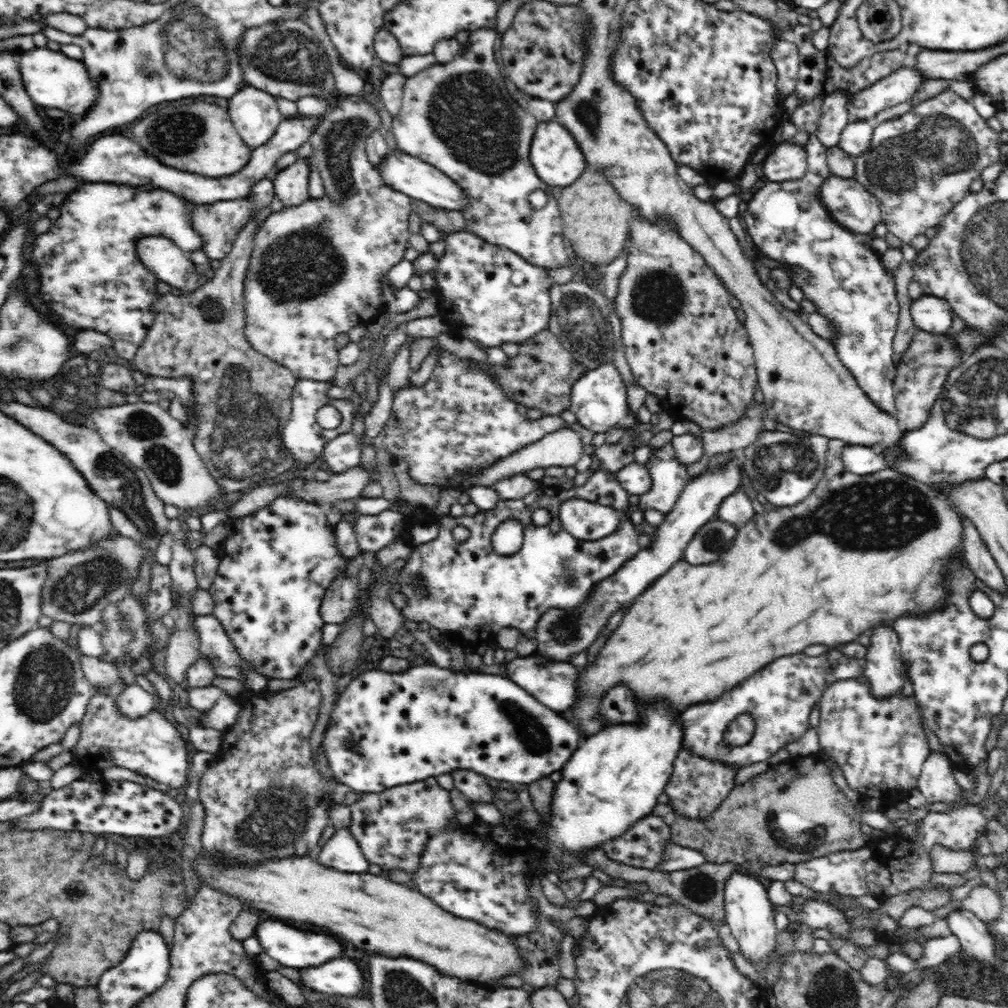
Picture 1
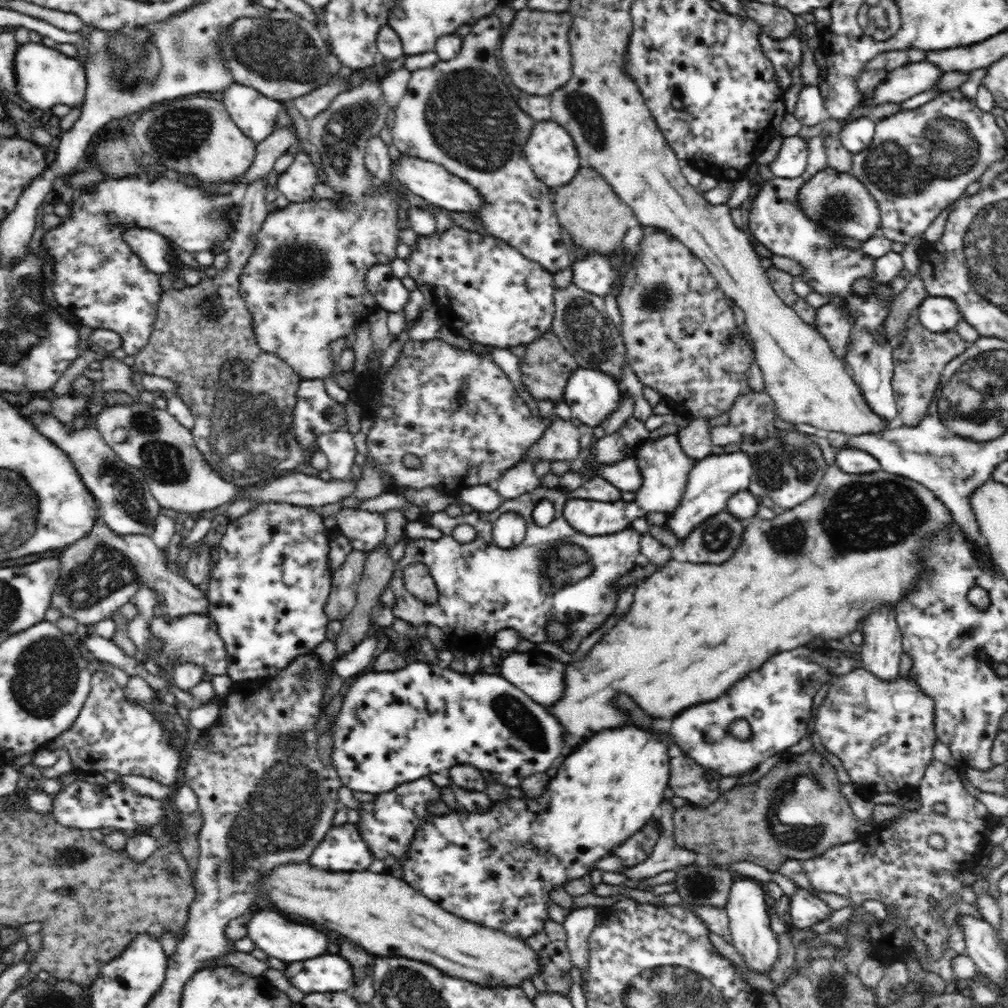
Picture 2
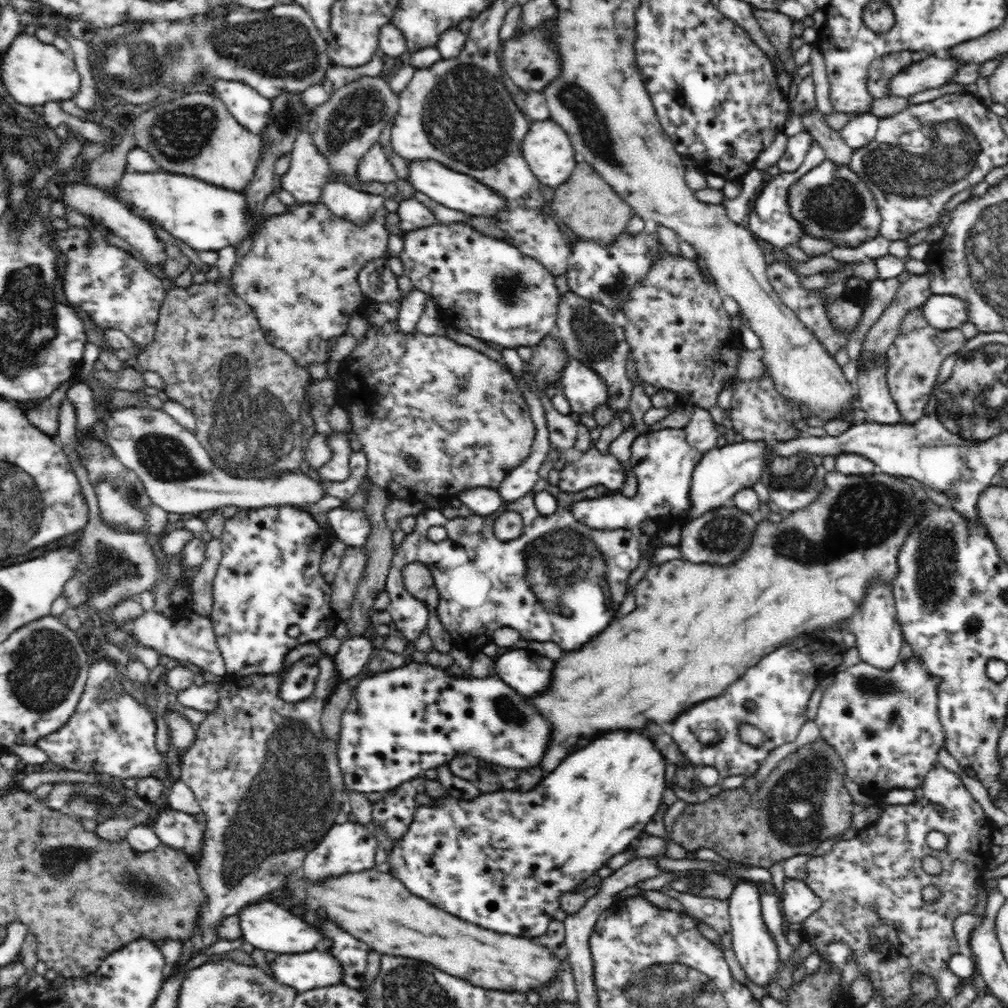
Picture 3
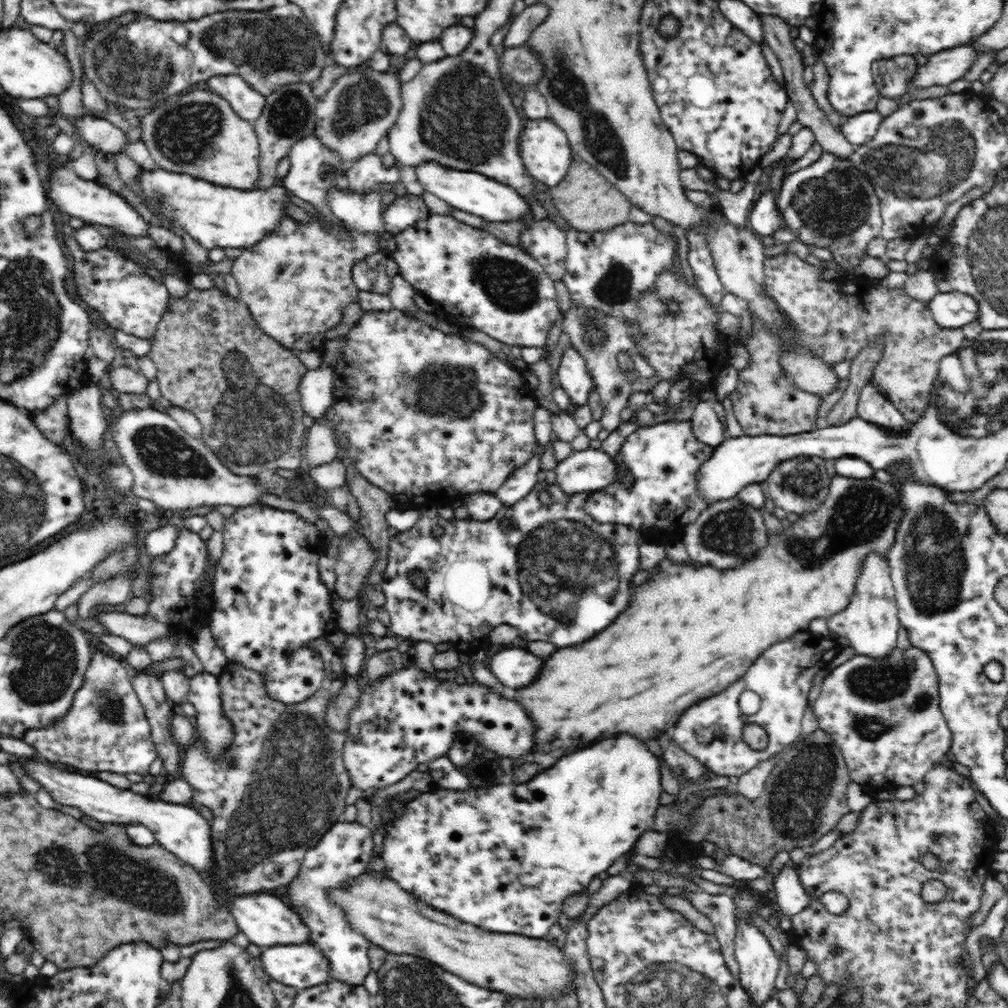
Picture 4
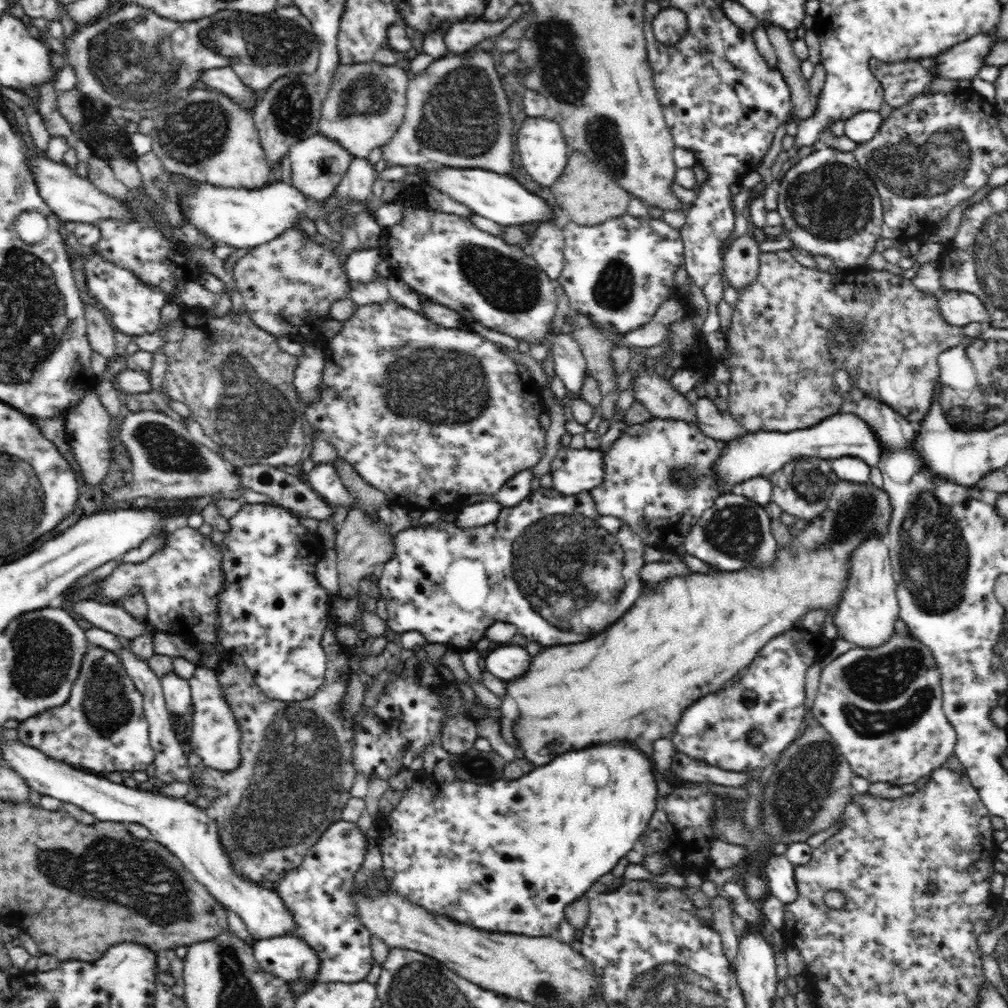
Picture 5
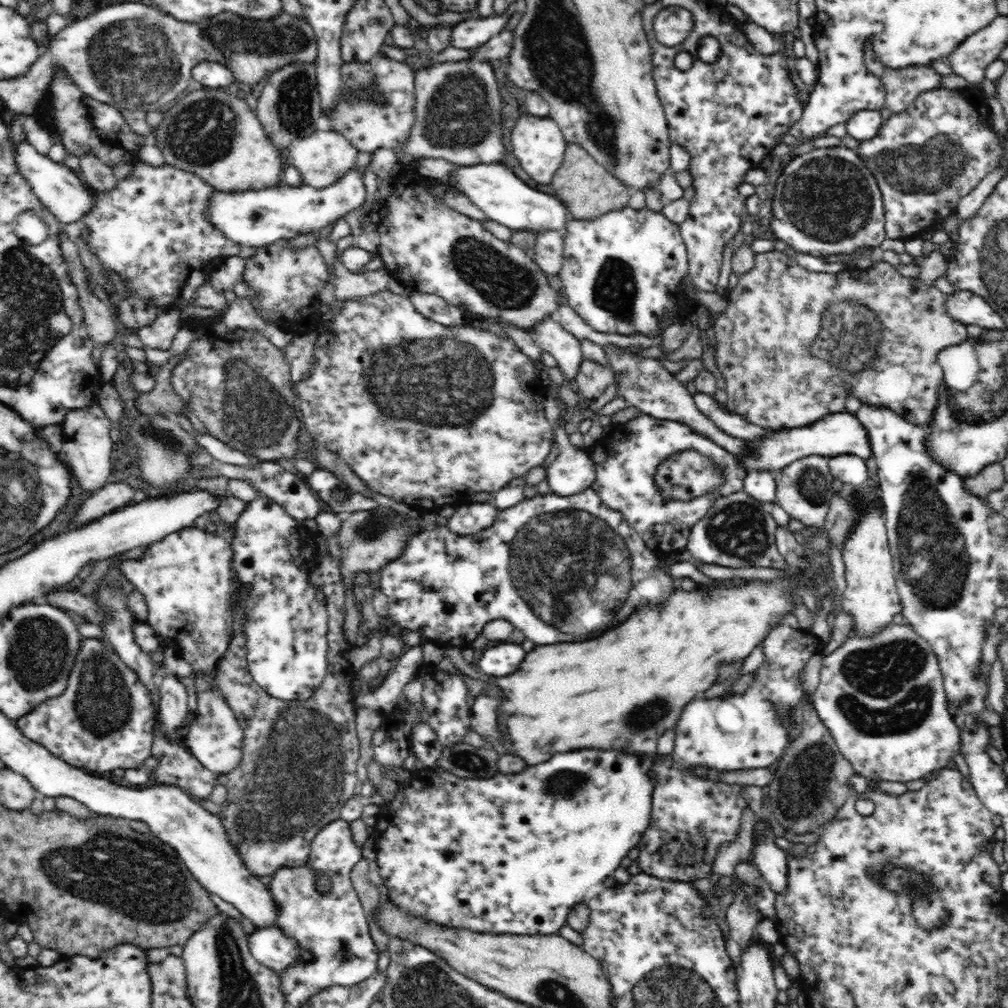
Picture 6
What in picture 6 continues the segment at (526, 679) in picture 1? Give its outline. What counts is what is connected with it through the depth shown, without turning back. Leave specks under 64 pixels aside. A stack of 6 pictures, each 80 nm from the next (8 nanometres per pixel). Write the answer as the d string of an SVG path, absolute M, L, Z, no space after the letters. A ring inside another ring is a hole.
M500 644L494 648L484 650L480 656L479 672L486 672L488 676L506 676L520 668L520 662L524 660L526 652L518 644Z

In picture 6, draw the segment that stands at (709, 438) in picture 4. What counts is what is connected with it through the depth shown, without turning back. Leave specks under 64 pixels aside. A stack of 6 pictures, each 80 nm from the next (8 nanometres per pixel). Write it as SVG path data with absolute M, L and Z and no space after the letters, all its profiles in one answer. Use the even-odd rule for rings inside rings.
M698 391L693 396L693 400L696 408L704 416L707 416L722 432L734 438L754 441L774 431L771 428L762 428L748 422L741 414L730 411L725 405L716 402L713 396L708 394Z

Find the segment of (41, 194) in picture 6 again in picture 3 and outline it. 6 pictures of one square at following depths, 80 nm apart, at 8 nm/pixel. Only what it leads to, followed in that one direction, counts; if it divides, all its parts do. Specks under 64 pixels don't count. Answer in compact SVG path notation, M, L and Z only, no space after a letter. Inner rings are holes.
M83 181L77 183L66 183L65 187L60 190L63 194L61 200L64 204L70 206L80 214L93 220L93 222L102 223L109 228L111 232L123 238L135 248L138 253L144 257L144 260L151 265L163 265L167 260L165 254L165 244L158 238L151 223L142 220L139 216L123 205L123 202L116 200L108 191L100 190L97 186L85 184Z

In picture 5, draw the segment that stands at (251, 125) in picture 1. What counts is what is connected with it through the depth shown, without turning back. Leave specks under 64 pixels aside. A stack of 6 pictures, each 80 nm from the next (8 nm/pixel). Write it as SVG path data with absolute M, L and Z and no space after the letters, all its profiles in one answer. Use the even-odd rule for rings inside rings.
M212 68L200 74L201 80L210 90L216 90L228 96L239 104L246 112L252 113L254 106L259 102L259 92L251 89L230 68Z

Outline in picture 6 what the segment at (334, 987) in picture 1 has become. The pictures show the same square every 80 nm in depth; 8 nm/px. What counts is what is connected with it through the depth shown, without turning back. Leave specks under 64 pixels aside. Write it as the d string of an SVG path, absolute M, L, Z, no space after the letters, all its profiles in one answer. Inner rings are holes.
M278 926L256 928L248 935L248 946L252 956L274 972L282 972L294 962L310 962L310 953L300 949L296 939L284 935Z

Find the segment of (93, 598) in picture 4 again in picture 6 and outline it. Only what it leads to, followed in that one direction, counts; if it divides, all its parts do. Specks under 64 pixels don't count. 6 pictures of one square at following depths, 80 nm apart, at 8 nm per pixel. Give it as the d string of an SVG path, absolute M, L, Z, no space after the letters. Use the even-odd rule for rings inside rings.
M197 527L181 528L159 542L147 545L139 559L126 559L117 568L135 586L135 590L145 596L148 616L146 622L154 629L165 644L173 645L178 653L191 664L193 675L210 673L215 678L217 666L225 657L233 635L233 609L231 602L240 590L233 572L232 545L228 534L217 536L208 534Z

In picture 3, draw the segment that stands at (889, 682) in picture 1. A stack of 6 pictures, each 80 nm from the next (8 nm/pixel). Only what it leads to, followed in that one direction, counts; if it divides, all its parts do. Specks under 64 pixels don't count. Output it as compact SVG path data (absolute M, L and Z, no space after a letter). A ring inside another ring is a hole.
M876 582L868 590L868 596L864 598L862 606L858 608L858 612L844 626L844 630L848 630L856 637L856 647L860 660L880 670L892 670L896 666L896 662L899 660L898 653L903 641L903 632L897 619L895 598L892 594L892 584L884 586L884 584Z

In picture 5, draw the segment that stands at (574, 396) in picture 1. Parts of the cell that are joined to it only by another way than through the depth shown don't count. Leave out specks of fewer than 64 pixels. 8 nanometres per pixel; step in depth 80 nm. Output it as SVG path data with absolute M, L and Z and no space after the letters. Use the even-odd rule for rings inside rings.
M551 330L544 336L544 342L552 351L555 374L565 384L569 395L580 397L586 380L587 362L578 342L569 334L555 334Z

